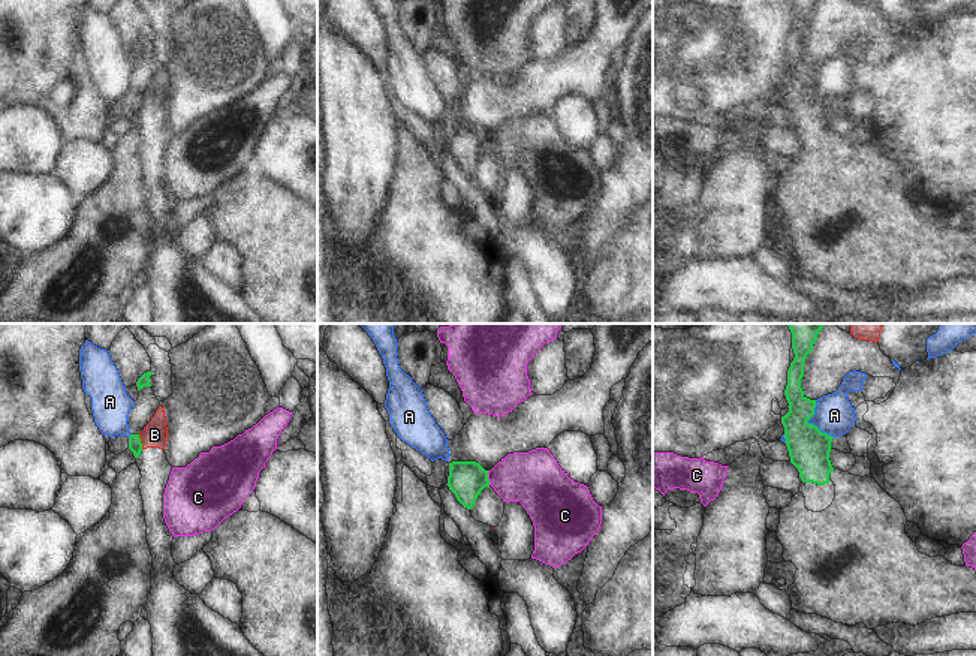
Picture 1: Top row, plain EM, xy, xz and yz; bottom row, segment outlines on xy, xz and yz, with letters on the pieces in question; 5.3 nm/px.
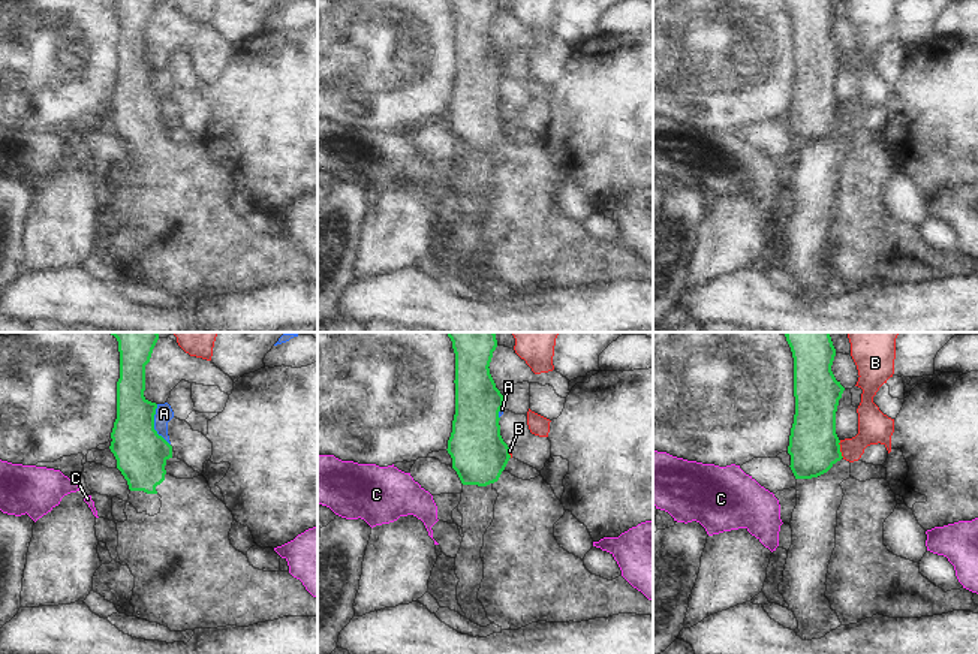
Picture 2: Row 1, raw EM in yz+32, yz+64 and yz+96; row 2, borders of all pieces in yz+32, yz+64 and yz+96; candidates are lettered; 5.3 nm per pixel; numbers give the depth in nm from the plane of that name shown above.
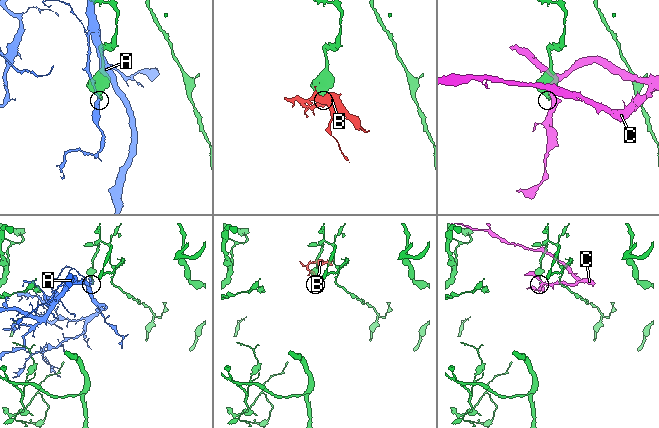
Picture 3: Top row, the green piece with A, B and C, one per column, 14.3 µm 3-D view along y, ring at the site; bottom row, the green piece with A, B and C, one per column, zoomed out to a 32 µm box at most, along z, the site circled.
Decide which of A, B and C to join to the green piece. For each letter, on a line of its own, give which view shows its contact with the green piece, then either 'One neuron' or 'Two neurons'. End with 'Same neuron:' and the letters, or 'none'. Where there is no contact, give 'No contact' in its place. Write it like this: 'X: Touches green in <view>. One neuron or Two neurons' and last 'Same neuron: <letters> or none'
A: Touches green in yz. Two neurons
B: Touches green in xy. Two neurons
C: Touches green in xz. Two neurons
Same neuron: none

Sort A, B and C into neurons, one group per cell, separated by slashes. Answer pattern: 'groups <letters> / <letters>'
groups A / B / C

